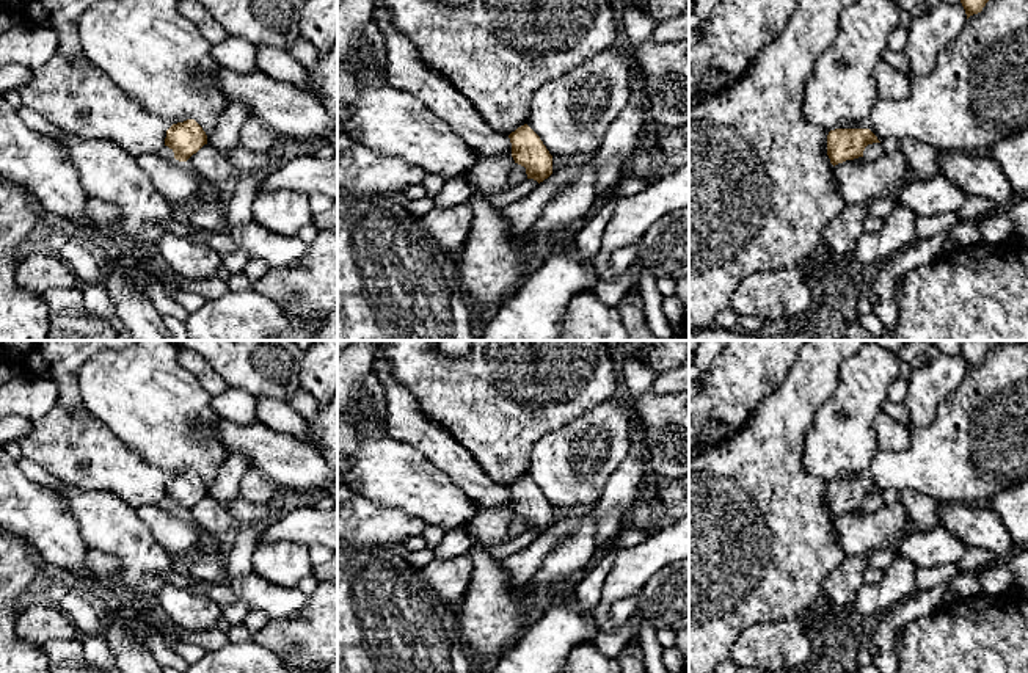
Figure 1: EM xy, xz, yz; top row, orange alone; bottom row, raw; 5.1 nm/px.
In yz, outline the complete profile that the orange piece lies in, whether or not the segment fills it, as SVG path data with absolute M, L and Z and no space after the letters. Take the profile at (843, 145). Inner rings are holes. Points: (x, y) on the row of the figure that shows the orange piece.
M835 129L827 135L827 155L835 166L863 157L868 144L880 143L869 129Z

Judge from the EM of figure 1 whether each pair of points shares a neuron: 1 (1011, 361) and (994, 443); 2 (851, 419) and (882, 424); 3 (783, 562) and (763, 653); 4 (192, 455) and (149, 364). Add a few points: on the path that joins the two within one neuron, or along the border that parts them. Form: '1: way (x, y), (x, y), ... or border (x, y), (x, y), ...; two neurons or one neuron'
1: way (1011, 381), (1011, 416), (1005, 422); one neuron
2: border (881, 410), (874, 419), (878, 449); two neurons
3: border (804, 612), (796, 617), (754, 623), (736, 640); two neurons
4: way (179, 433), (149, 400), (149, 386); one neuron

